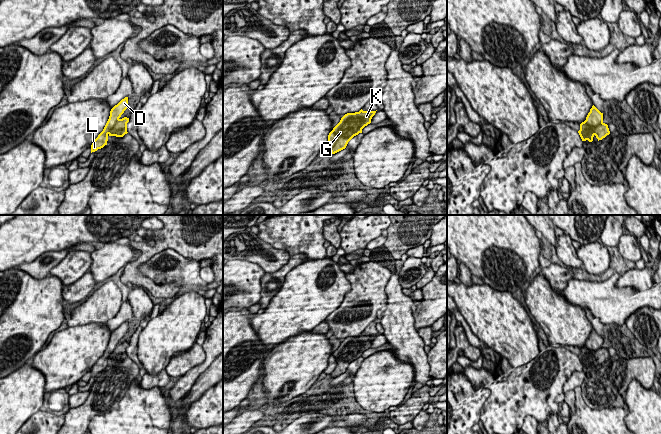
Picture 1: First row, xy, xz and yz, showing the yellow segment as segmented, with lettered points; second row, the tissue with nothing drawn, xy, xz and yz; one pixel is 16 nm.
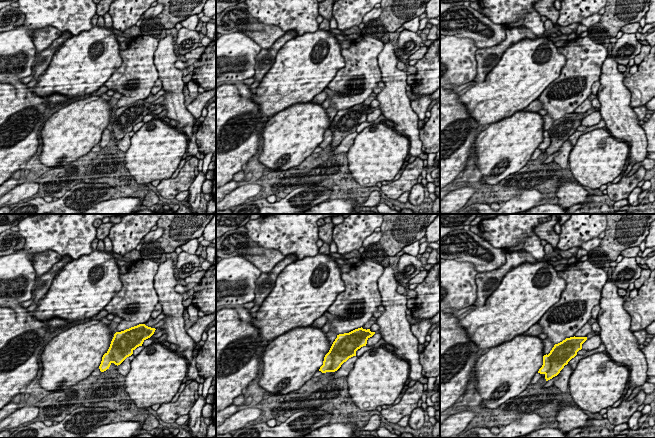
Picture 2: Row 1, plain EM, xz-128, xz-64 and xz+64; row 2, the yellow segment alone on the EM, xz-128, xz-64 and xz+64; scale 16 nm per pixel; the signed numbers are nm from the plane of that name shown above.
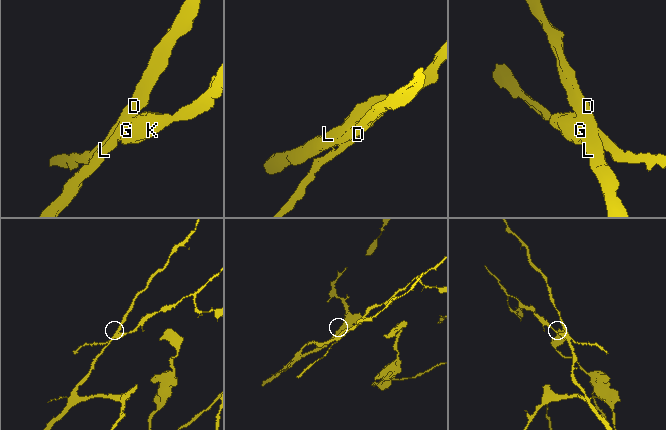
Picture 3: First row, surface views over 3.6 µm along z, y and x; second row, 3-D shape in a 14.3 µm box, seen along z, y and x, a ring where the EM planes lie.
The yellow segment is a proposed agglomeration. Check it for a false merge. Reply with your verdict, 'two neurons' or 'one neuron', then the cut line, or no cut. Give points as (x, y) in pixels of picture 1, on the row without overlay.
two neurons | xz (332, 354), (336, 367), (329, 374)

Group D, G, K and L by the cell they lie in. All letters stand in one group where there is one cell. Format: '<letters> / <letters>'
D L / G K

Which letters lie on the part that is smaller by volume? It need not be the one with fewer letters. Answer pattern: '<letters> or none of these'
G, K

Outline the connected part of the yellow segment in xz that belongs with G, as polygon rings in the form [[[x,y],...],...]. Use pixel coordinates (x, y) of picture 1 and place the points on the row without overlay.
[[[363,335],[347,337],[340,346],[333,352],[333,356],[336,359],[337,366],[335,370],[330,374],[332,378],[335,378],[346,372],[348,366],[359,357],[362,357],[362,353],[371,347],[372,341],[376,335]]]

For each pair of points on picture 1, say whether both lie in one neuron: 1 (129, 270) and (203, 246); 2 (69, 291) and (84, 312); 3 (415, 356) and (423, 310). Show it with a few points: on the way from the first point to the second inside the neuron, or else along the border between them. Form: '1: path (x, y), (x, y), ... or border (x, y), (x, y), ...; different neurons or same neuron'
1: path (147, 253), (161, 244), (185, 244); same neuron
2: border (86, 297), (84, 300); different neurons
3: border (411, 312), (414, 318), (414, 328), (417, 331); different neurons

